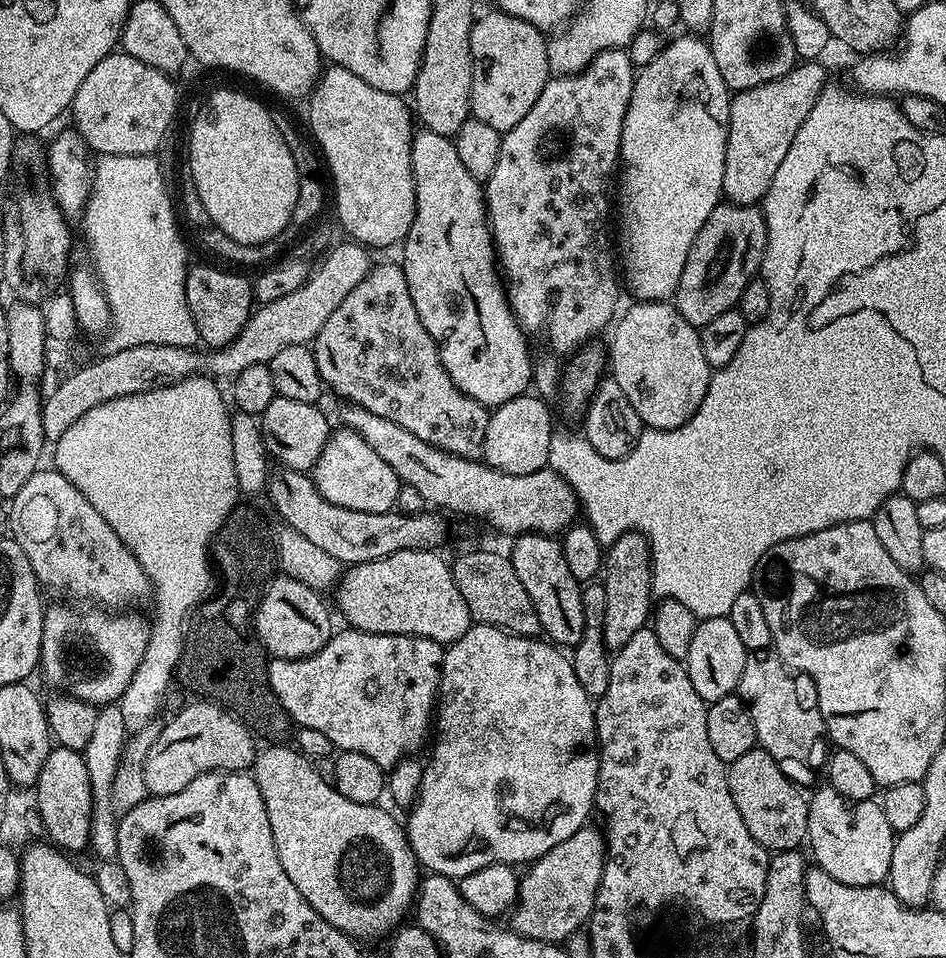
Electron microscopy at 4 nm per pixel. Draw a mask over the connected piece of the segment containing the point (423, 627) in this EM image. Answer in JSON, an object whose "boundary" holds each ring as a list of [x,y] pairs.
{"boundary":[[[402,550],[374,562],[351,565],[341,575],[336,592],[336,604],[349,620],[347,623],[359,632],[373,632],[379,636],[421,636],[445,646],[462,638],[474,621],[466,602],[462,602],[462,594],[458,594],[458,586],[454,586],[449,561],[444,561],[440,554],[436,550]]]}

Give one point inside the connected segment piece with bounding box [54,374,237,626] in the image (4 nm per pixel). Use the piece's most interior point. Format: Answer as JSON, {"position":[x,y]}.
{"position":[159,466]}

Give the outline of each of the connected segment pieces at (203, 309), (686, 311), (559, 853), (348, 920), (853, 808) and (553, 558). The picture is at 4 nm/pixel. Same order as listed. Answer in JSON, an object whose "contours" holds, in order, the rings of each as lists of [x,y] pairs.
{"contours":[[[[192,266],[186,278],[186,302],[201,341],[212,350],[224,348],[244,329],[254,311],[254,284],[251,279],[223,272],[220,268]]],[[[729,202],[717,204],[710,218],[706,218],[702,230],[698,230],[698,238],[694,238],[694,246],[690,246],[686,266],[682,266],[682,278],[678,282],[678,290],[674,297],[674,307],[682,314],[682,318],[686,318],[686,322],[702,326],[710,322],[710,318],[718,318],[718,314],[737,307],[742,290],[748,285],[750,279],[748,260],[752,266],[760,265],[764,257],[767,237],[764,213],[759,207]]],[[[585,826],[570,834],[566,842],[558,842],[558,846],[531,861],[529,872],[520,876],[520,892],[510,912],[511,931],[549,942],[564,942],[575,937],[596,908],[596,891],[604,873],[605,855],[603,831],[599,827]]],[[[268,746],[268,748],[259,753],[254,765],[254,779],[258,790],[262,794],[262,798],[266,802],[266,814],[270,818],[270,826],[274,834],[274,846],[278,850],[278,858],[282,862],[282,870],[286,870],[286,874],[290,874],[290,882],[294,882],[294,886],[298,886],[298,894],[302,894],[302,898],[306,898],[306,902],[310,902],[310,906],[314,906],[314,910],[318,910],[318,914],[322,914],[322,918],[326,918],[326,922],[330,922],[330,926],[334,926],[340,932],[345,932],[348,936],[359,938],[361,941],[372,940],[375,936],[387,937],[396,931],[405,923],[404,920],[409,919],[410,913],[413,911],[416,903],[416,893],[419,889],[422,879],[422,869],[416,863],[416,855],[414,850],[408,844],[408,833],[405,825],[400,824],[387,812],[386,809],[380,808],[379,803],[363,804],[362,802],[350,802],[350,798],[343,796],[335,786],[328,784],[316,772],[316,765],[303,752],[295,747],[289,746]]],[[[821,786],[808,800],[806,844],[812,847],[811,859],[838,882],[854,887],[883,885],[890,870],[893,839],[890,822],[875,799],[853,802],[833,788]]],[[[525,532],[513,539],[510,559],[522,586],[526,586],[526,594],[530,594],[530,602],[534,602],[534,610],[538,614],[543,635],[557,645],[574,646],[584,633],[584,615],[582,614],[582,584],[570,574],[570,566],[566,566],[564,545],[555,535],[543,532]]]]}

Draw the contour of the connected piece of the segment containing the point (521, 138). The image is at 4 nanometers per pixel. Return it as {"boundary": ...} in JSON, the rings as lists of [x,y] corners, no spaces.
{"boundary":[[[607,48],[605,52],[599,52],[583,72],[553,75],[546,82],[542,94],[538,94],[538,102],[534,102],[534,106],[530,106],[530,114],[526,114],[526,118],[522,118],[522,122],[518,122],[518,126],[514,126],[510,131],[503,133],[500,141],[498,163],[494,165],[492,175],[486,181],[488,227],[492,229],[493,243],[500,246],[503,245],[503,240],[516,240],[516,249],[513,250],[512,256],[516,259],[517,268],[510,268],[507,272],[506,270],[504,272],[506,291],[512,312],[515,314],[517,320],[520,321],[520,327],[524,329],[525,333],[544,332],[549,346],[556,352],[568,352],[567,354],[572,354],[585,347],[589,342],[595,341],[597,339],[596,335],[604,327],[607,329],[613,323],[614,317],[618,312],[616,299],[620,296],[621,285],[618,283],[617,261],[616,264],[612,261],[614,244],[613,241],[612,244],[608,241],[608,187],[611,184],[613,187],[614,173],[618,168],[622,122],[626,114],[626,106],[630,102],[630,94],[632,93],[632,84],[634,81],[636,81],[634,65],[627,51],[623,48]]]}

